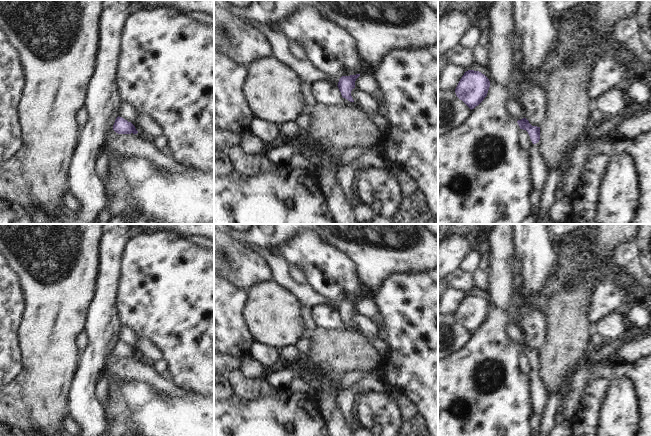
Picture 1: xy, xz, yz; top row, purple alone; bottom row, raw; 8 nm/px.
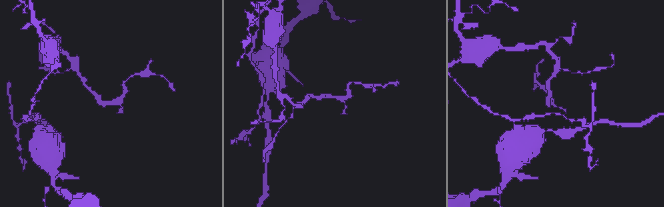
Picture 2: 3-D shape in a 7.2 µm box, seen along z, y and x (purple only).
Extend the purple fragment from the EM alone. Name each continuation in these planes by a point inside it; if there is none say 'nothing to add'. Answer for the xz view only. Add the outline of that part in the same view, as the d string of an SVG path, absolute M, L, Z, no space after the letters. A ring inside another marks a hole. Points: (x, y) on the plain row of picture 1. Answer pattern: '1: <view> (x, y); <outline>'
nothing to add

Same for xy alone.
nothing to add

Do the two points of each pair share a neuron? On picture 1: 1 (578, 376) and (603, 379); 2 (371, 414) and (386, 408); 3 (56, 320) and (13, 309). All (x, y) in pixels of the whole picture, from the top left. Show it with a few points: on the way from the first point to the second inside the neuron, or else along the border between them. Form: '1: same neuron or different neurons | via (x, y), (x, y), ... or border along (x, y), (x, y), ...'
1: different neurons | border along (591, 374), (583, 395)
2: same neuron | via (375, 412), (382, 412)
3: different neurons | border along (21, 289), (24, 310), (17, 335)

